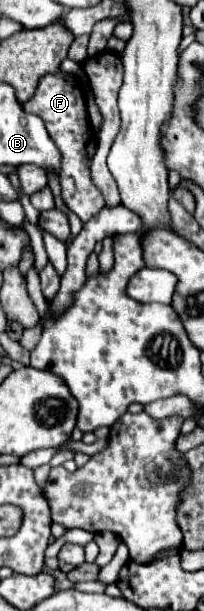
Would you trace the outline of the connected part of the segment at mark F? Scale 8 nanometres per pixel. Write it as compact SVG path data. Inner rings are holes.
M66 72L48 74L40 80L34 98L24 102L22 106L24 112L36 114L44 120L48 136L52 136L54 144L60 148L60 186L62 186L64 204L74 214L78 214L82 222L90 220L100 208L104 208L104 198L100 196L100 190L92 184L92 176L90 176L90 158L96 152L96 136L88 120L82 88Z

